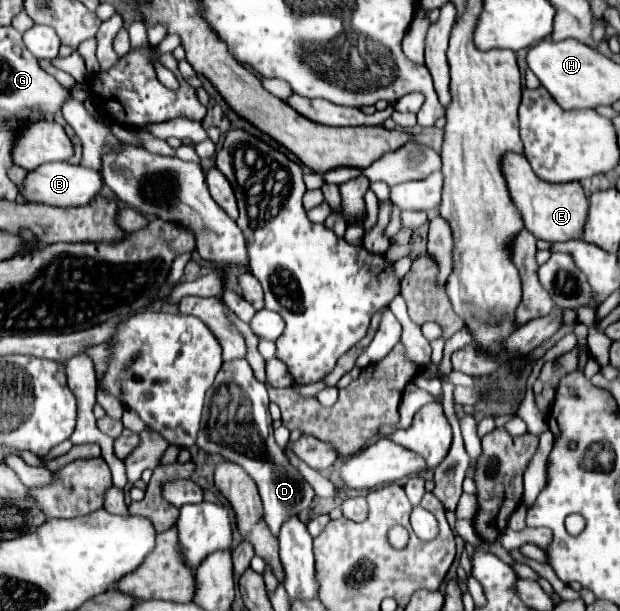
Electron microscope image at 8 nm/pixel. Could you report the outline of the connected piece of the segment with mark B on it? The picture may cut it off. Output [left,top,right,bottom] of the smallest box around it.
[22,163,104,207]

